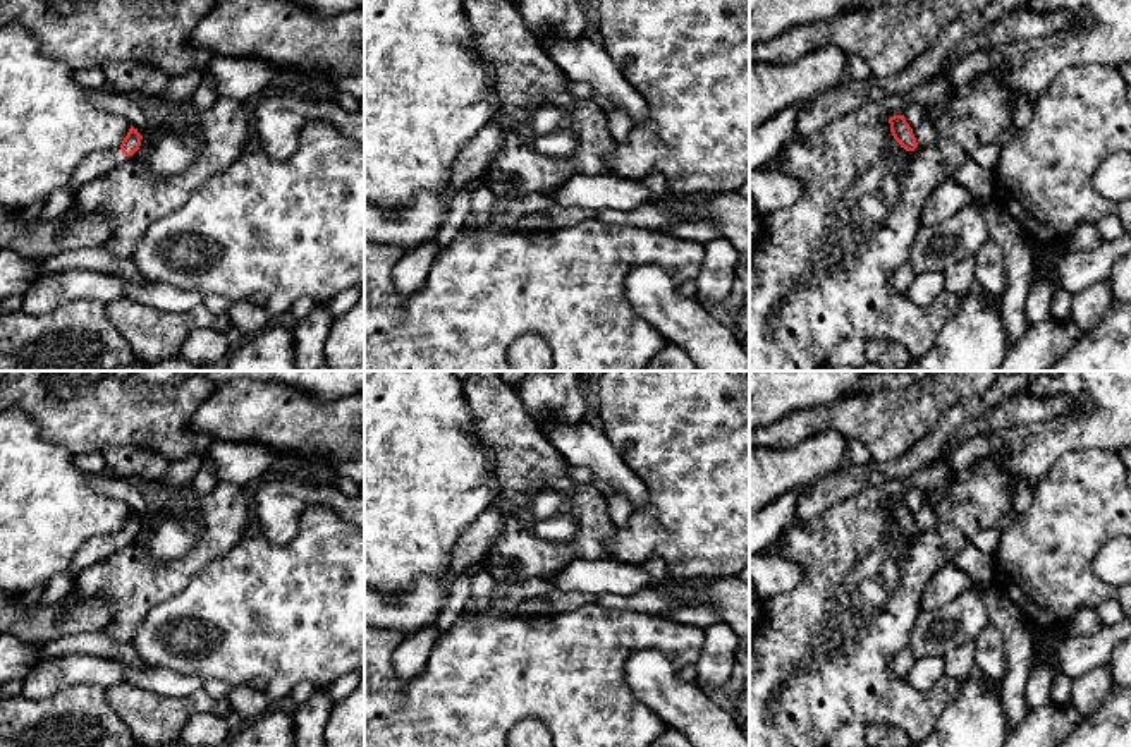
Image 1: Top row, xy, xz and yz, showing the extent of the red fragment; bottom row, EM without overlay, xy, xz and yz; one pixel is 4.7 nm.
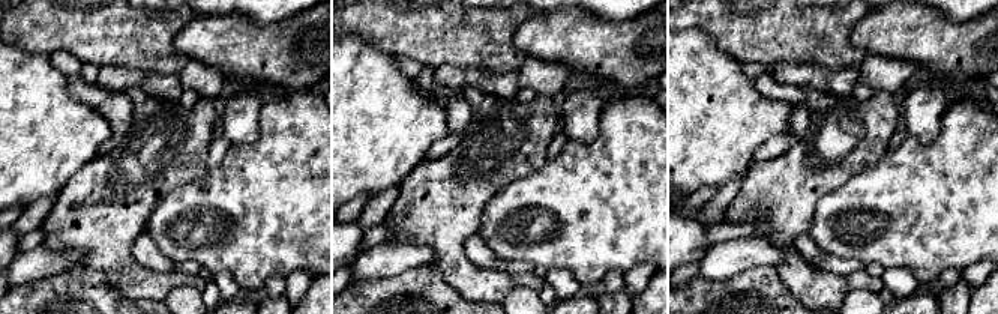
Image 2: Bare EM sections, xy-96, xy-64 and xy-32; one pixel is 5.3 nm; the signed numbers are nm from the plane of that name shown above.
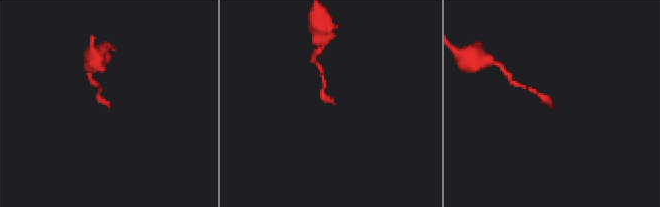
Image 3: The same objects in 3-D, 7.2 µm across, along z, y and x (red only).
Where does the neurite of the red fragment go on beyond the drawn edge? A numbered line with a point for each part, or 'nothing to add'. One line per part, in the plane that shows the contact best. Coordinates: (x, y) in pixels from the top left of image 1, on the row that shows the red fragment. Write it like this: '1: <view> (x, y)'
1: xy (98, 163)

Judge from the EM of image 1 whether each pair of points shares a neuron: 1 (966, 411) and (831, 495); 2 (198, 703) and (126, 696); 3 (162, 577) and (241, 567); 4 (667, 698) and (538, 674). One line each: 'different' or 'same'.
1: same
2: same
3: different
4: different

